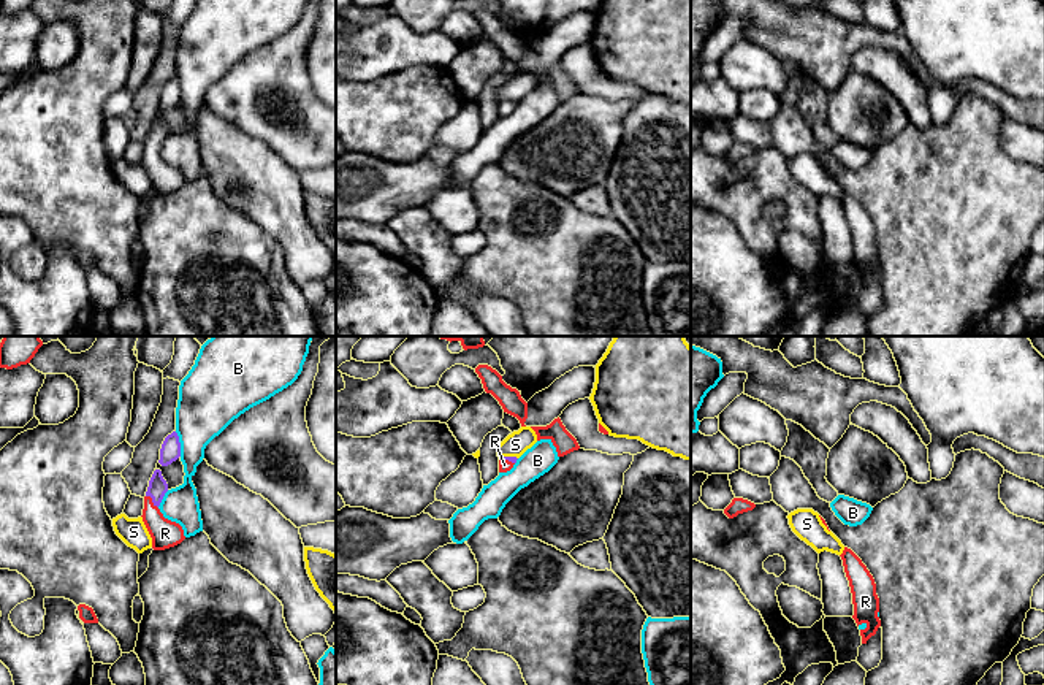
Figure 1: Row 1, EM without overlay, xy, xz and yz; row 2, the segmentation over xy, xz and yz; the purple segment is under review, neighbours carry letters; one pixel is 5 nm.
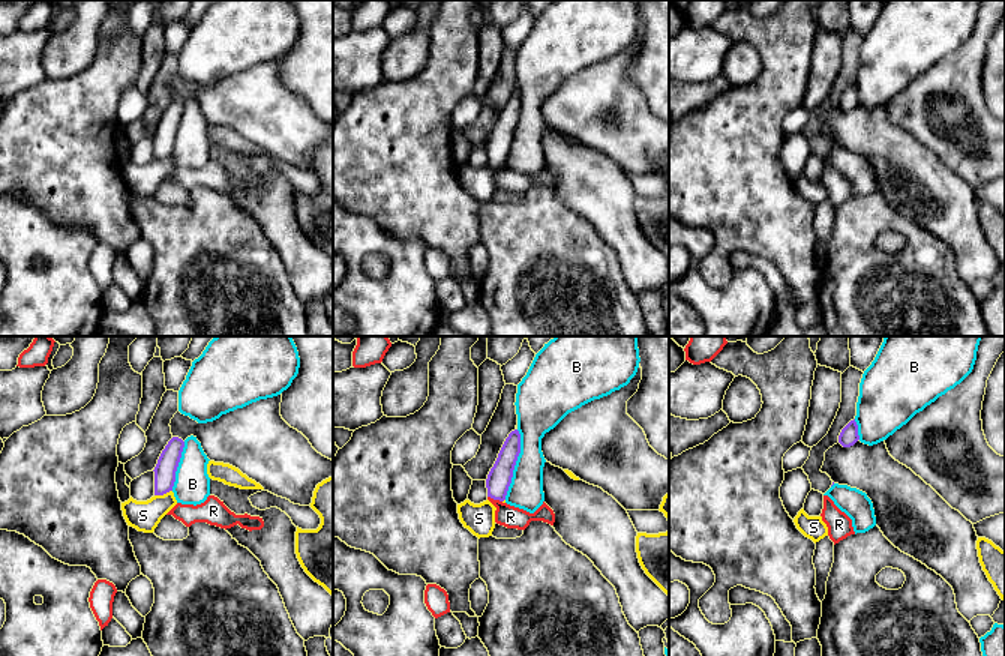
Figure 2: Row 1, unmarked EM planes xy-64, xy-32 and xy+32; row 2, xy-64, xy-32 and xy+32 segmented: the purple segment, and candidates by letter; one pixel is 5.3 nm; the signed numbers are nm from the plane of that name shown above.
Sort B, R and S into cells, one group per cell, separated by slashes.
B / R / S

